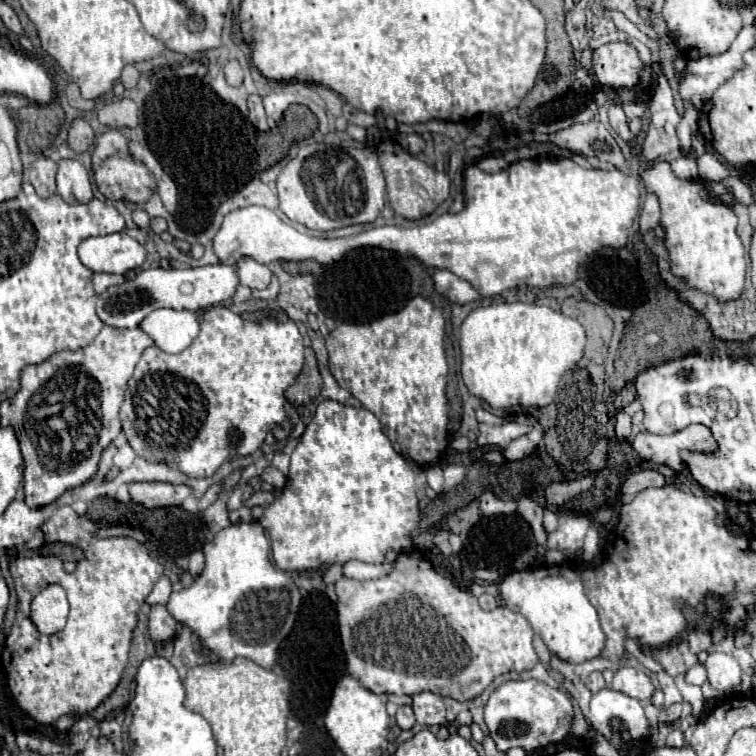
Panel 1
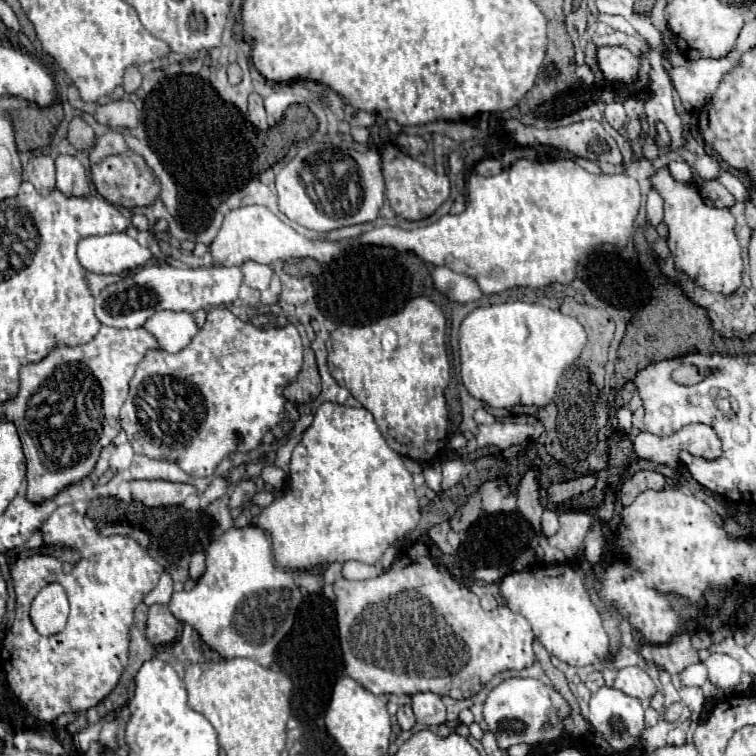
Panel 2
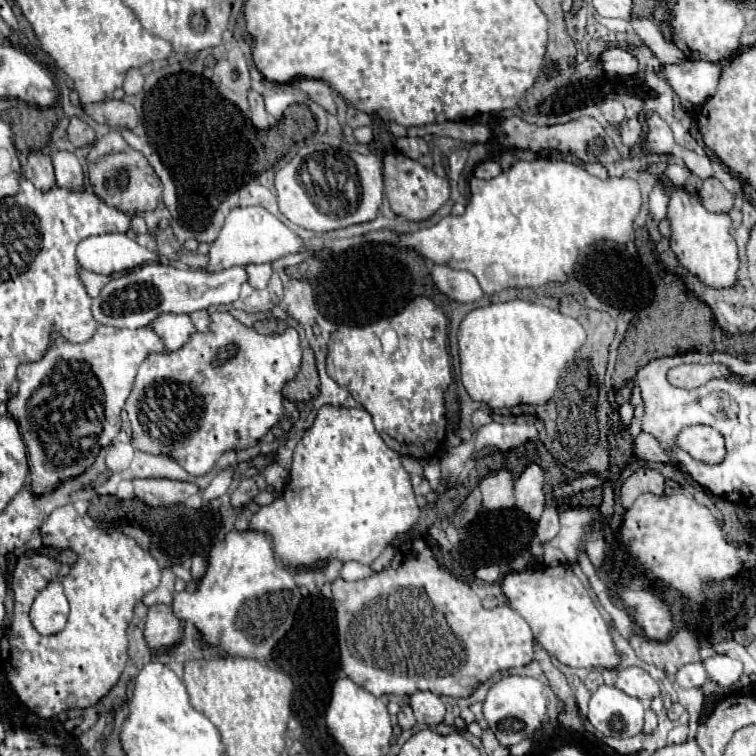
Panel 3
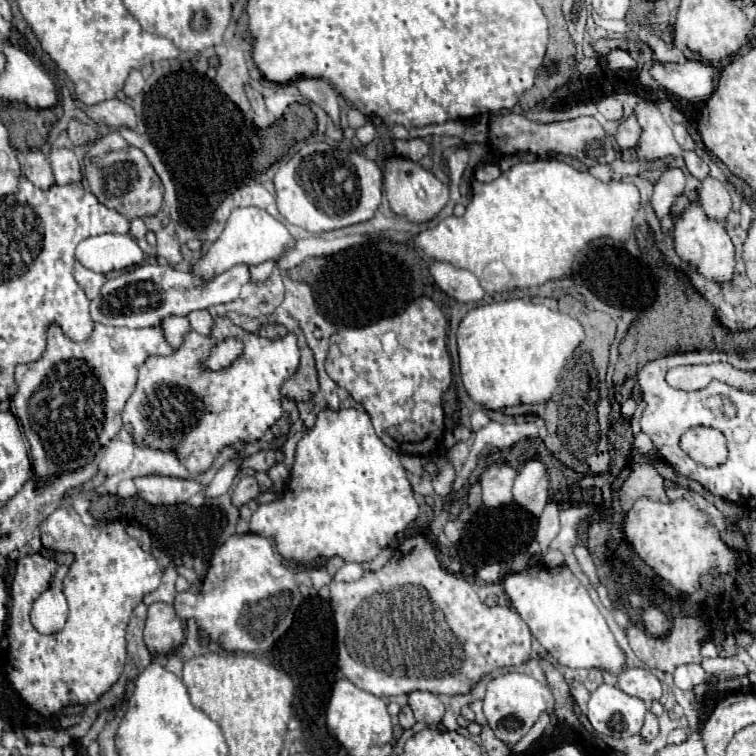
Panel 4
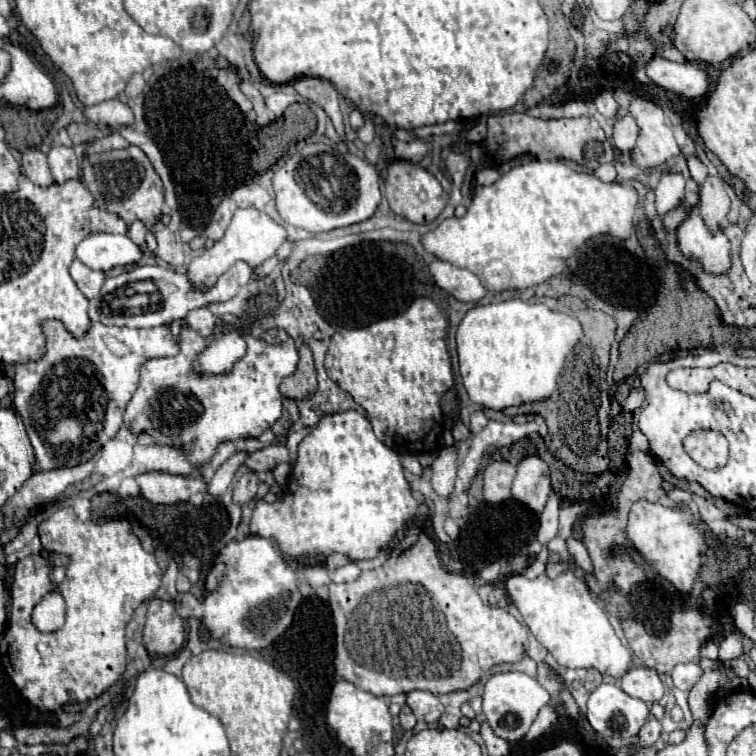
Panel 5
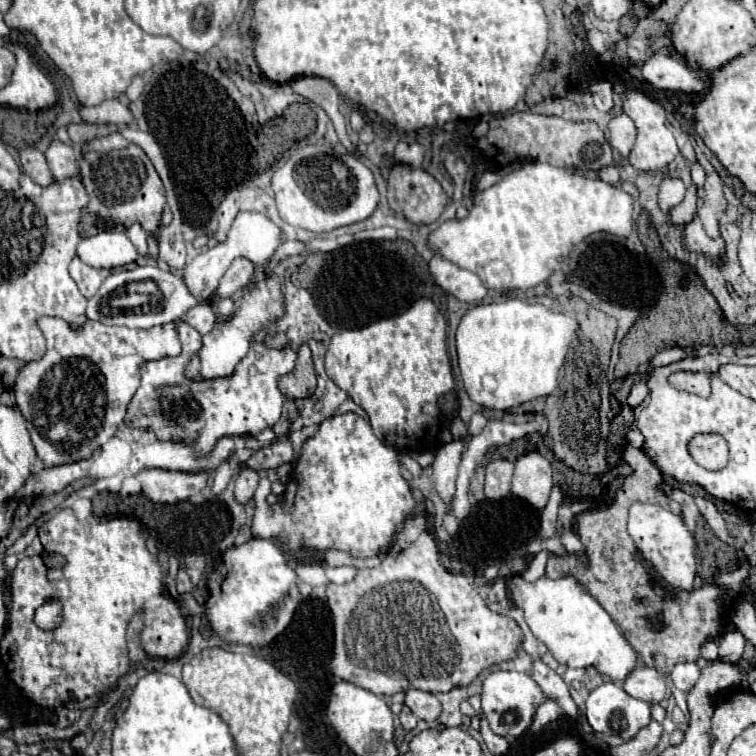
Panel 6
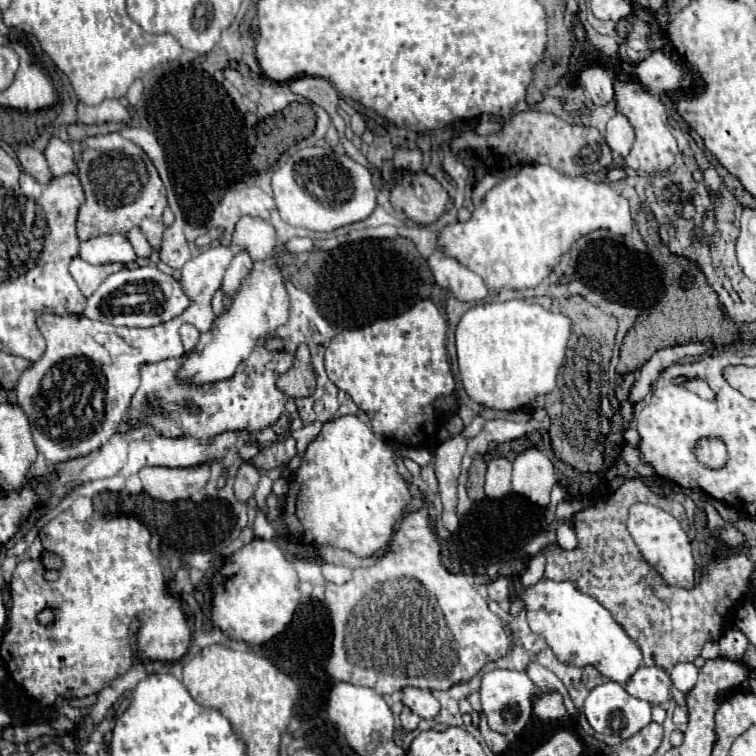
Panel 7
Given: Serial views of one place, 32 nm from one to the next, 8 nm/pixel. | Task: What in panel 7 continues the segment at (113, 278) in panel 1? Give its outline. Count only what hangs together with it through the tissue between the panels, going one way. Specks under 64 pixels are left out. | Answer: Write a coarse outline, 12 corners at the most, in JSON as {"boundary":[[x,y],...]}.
{"boundary":[[74,258],[70,274],[86,298],[106,276],[120,270],[116,264],[92,266]]}

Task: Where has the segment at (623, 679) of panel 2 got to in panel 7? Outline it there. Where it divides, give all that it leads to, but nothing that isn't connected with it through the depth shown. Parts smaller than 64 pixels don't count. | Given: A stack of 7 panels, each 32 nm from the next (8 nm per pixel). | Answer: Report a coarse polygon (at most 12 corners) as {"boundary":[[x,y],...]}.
{"boundary":[[640,666],[624,684],[652,706],[670,698],[672,680],[656,666]]}

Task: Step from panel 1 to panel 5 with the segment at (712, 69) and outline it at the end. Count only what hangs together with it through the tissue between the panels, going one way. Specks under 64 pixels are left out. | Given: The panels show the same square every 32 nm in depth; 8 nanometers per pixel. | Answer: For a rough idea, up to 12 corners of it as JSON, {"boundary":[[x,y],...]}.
{"boundary":[[652,58],[646,74],[688,100],[707,96],[710,72],[692,62]]}

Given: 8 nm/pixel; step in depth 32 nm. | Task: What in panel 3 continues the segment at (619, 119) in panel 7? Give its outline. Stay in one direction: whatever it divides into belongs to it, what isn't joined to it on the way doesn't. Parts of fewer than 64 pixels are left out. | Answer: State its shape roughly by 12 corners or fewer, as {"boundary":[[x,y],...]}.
{"boundary":[[638,118],[624,122],[622,142],[632,146],[640,140],[642,126]]}

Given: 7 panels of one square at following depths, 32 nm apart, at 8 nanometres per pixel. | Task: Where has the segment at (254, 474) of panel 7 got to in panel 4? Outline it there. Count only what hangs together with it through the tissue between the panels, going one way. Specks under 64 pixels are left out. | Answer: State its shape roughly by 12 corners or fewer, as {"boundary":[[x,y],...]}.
{"boundary":[[242,476],[232,492],[232,504],[242,506],[260,494],[254,476]]}

